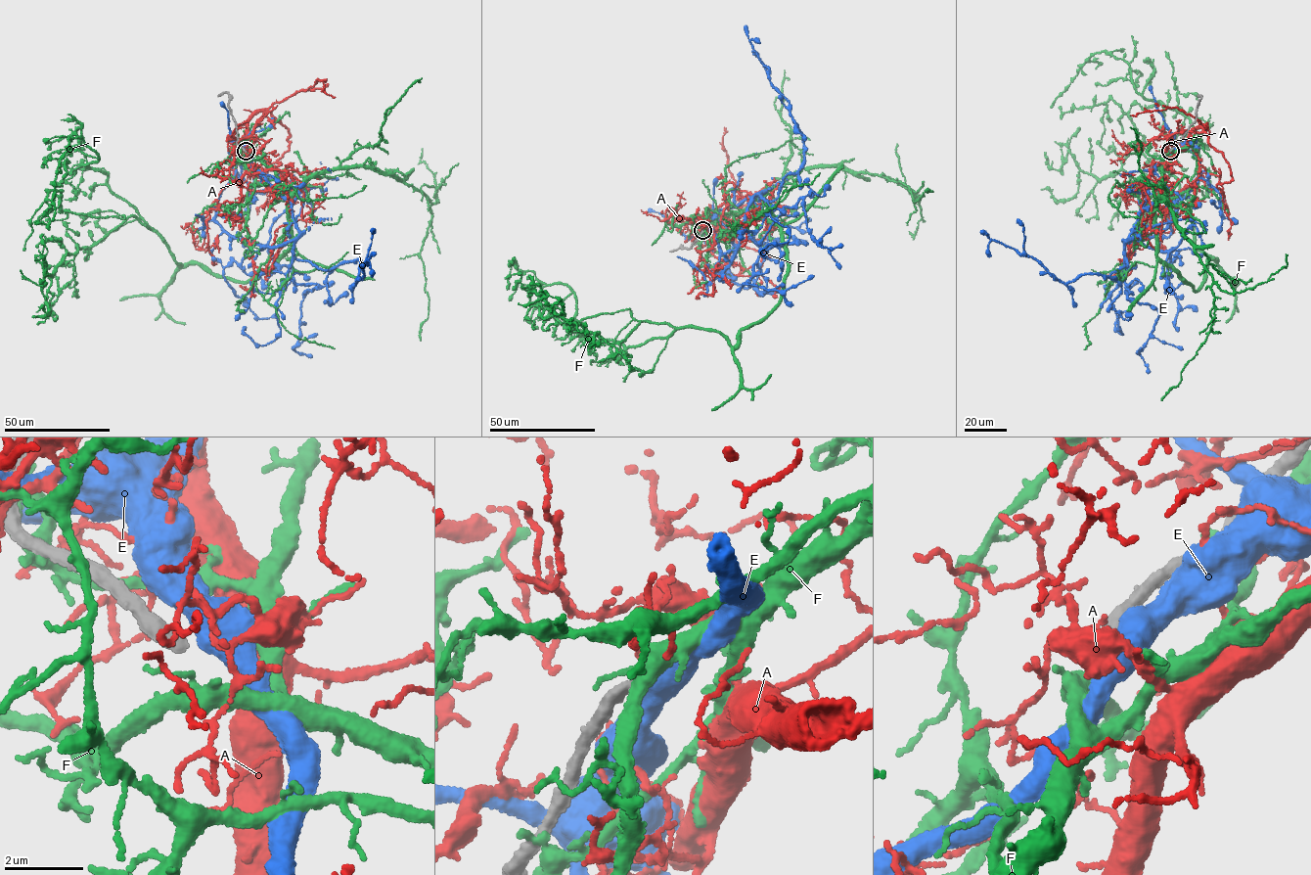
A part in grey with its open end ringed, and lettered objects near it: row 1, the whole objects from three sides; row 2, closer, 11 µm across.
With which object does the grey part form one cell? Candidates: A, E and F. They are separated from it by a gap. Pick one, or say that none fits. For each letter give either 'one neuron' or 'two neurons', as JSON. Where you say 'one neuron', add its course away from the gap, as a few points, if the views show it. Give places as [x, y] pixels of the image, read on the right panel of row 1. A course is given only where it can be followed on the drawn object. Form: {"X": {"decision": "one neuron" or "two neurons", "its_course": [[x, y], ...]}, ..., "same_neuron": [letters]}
{"A": {"decision": "two neurons"}, "E": {"decision": "two neurons"}, "F": {"decision": "two neurons"}, "same_neuron": []}

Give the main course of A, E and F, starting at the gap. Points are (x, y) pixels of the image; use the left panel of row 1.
A: (248, 150), (259, 112), (287, 129), (276, 161), (237, 161), (201, 249), (189, 223)
E: (247, 151), (290, 203), (293, 256), (324, 270), (359, 259), (357, 281), (368, 259), (373, 275)
F: (247, 153), (289, 193), (292, 246), (244, 282), (180, 265), (84, 164), (99, 159), (79, 136), (52, 220)

